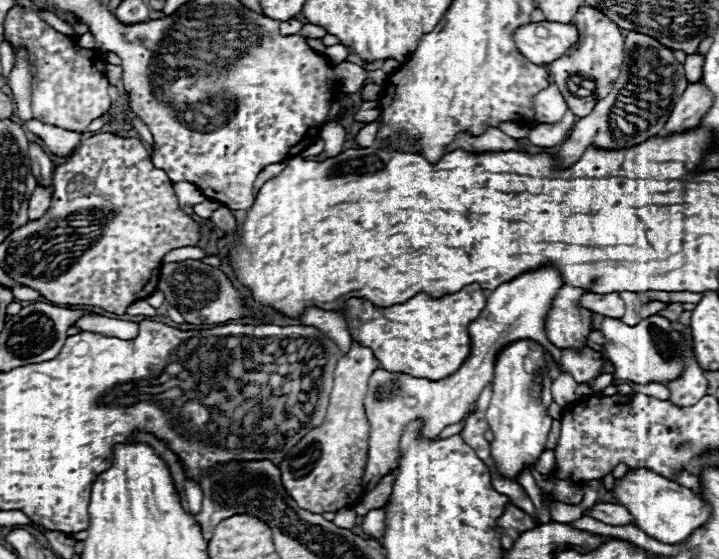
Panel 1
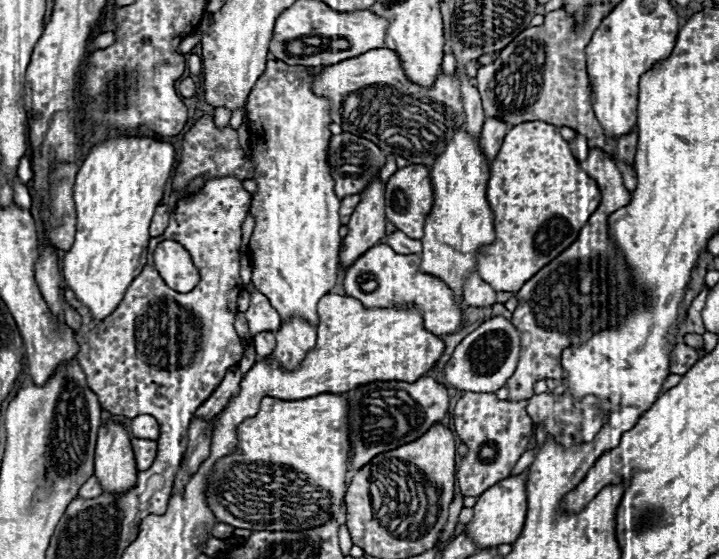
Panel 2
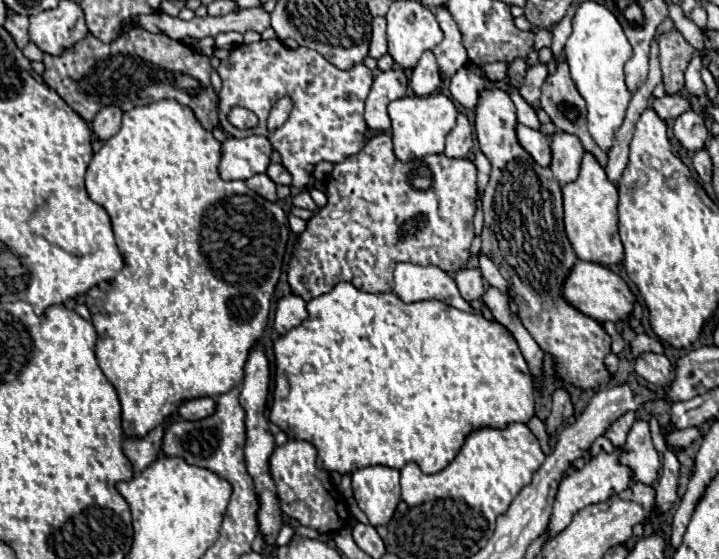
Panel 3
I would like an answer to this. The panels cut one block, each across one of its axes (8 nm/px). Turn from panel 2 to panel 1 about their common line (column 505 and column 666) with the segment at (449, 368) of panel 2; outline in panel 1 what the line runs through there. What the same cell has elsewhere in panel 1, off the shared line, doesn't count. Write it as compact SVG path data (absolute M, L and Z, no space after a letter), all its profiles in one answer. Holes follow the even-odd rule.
M648 316L636 326L622 324L614 318L604 318L600 328L602 334L608 338L604 356L614 364L614 382L630 380L634 384L670 384L686 372L686 344L678 330L674 330L672 322L664 316Z

